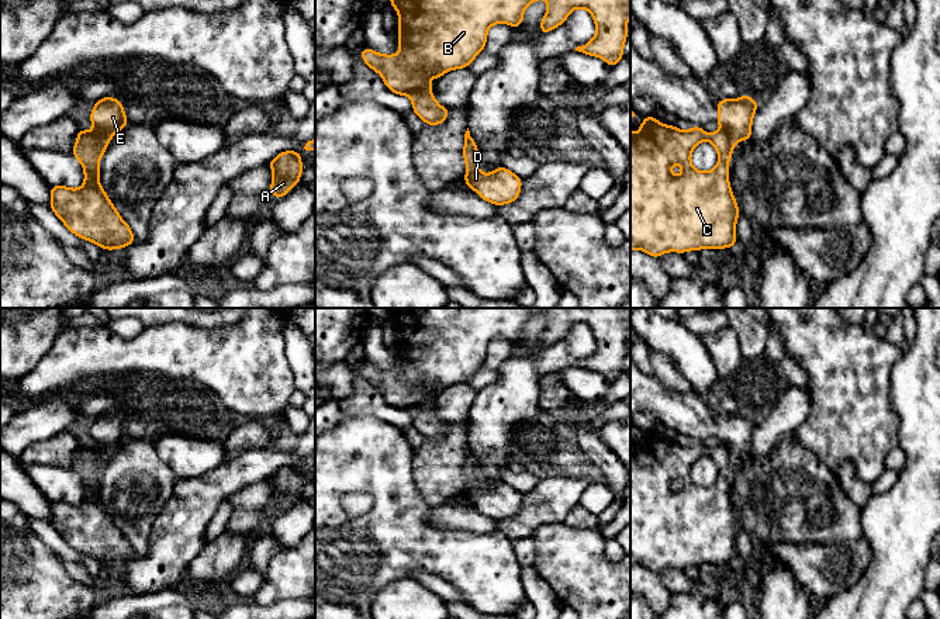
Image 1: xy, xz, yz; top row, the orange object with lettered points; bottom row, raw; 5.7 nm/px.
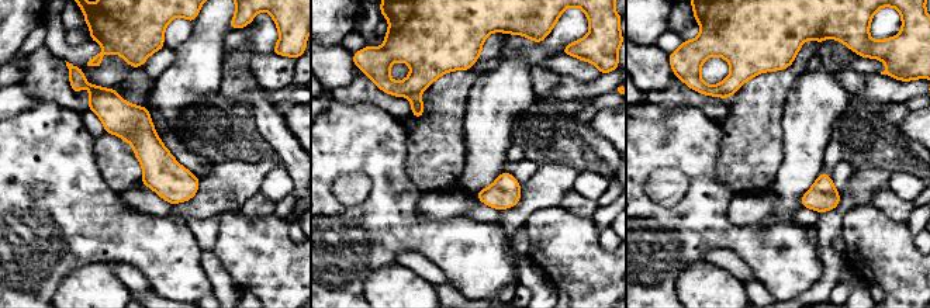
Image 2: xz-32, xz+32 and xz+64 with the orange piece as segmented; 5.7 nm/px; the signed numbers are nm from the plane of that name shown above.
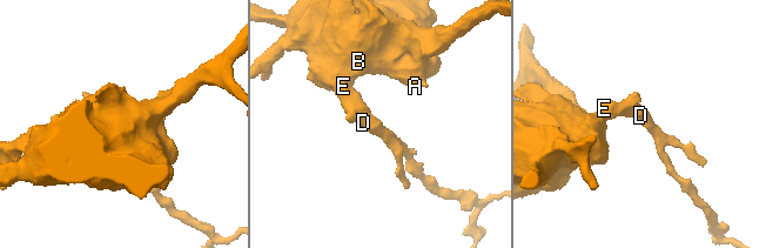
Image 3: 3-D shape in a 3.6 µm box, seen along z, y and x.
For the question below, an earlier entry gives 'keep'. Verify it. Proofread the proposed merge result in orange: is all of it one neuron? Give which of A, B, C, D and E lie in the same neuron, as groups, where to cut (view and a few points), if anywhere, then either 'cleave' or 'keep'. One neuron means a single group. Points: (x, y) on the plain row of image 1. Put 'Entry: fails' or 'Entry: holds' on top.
Entry: fails
groups A B C / D E; cut xz (428, 403), (413, 407), (408, 411); cleave

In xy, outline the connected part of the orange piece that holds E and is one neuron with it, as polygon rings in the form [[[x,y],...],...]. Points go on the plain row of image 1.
[[[104,412],[96,416],[90,428],[90,436],[94,447],[110,453],[129,439],[122,418],[114,412]]]

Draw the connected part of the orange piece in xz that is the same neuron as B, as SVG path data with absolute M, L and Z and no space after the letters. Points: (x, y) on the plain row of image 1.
M390 308L390 319L398 328L401 366L395 370L379 369L363 363L362 374L377 387L387 404L400 411L428 405L443 388L471 380L485 363L491 340L502 338L512 343L523 338L525 324L536 315L546 315L547 325L540 336L540 349L561 340L576 324L591 328L597 347L592 355L576 366L604 374L614 383L623 373L630 333L630 308Z

